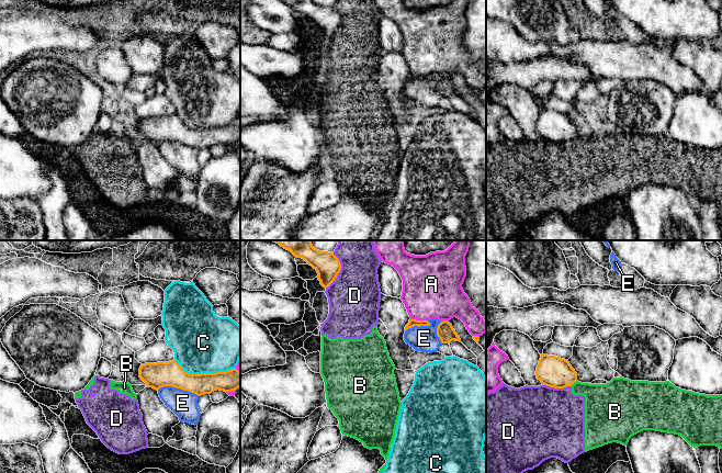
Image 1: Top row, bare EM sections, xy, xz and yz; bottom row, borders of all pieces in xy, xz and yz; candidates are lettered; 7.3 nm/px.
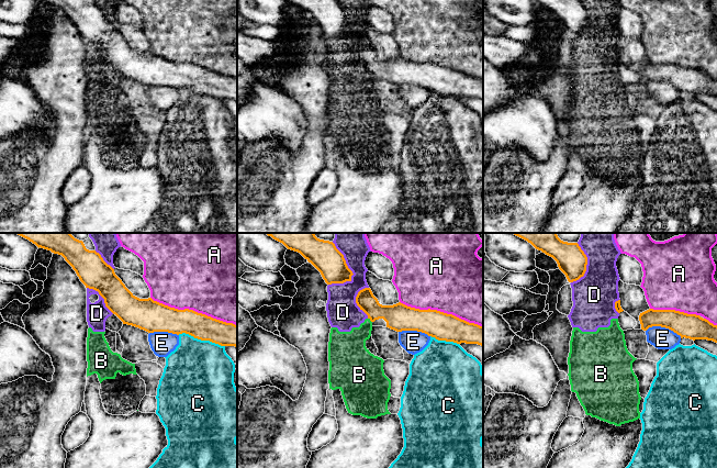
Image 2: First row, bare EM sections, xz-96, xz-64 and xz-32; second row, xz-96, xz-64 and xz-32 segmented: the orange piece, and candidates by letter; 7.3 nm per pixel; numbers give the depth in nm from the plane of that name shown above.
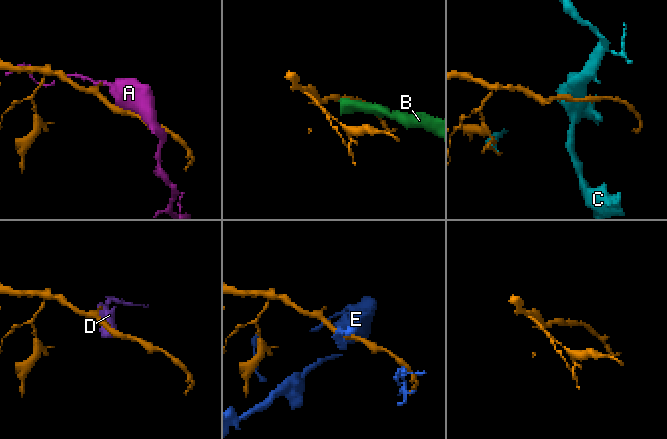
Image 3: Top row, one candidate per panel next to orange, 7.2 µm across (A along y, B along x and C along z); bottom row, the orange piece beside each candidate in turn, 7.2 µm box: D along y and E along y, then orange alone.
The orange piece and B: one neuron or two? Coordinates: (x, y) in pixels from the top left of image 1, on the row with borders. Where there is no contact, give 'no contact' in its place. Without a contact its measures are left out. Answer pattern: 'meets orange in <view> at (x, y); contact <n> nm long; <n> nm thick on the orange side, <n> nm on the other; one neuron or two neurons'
meets orange in yz at (573, 383); contact 60 nm long; 220 nm thick on the orange side, 260 nm on the other; two neurons

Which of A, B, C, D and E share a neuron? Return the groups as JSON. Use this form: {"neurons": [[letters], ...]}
{"neurons": [["A"], ["B", "D"], ["C"], ["E"]]}

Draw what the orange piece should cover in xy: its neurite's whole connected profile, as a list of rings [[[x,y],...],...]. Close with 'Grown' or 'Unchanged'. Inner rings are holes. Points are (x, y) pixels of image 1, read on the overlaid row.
[[[176,360],[142,364],[139,378],[148,387],[157,391],[163,386],[172,386],[198,396],[217,390],[232,392],[240,387],[240,372],[236,368],[226,372],[189,374]]]. Unchanged

